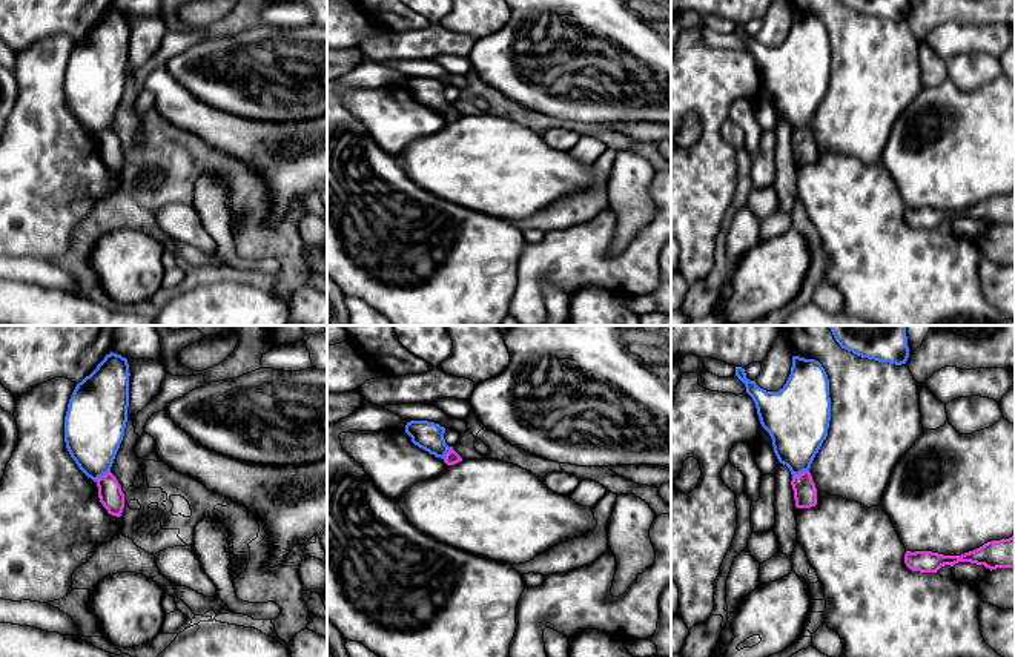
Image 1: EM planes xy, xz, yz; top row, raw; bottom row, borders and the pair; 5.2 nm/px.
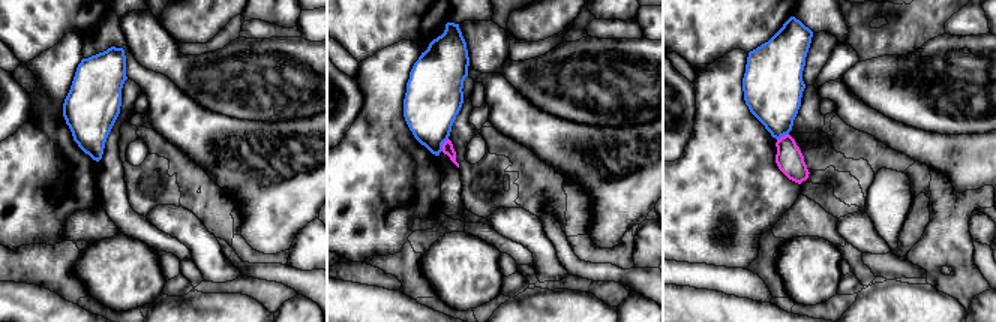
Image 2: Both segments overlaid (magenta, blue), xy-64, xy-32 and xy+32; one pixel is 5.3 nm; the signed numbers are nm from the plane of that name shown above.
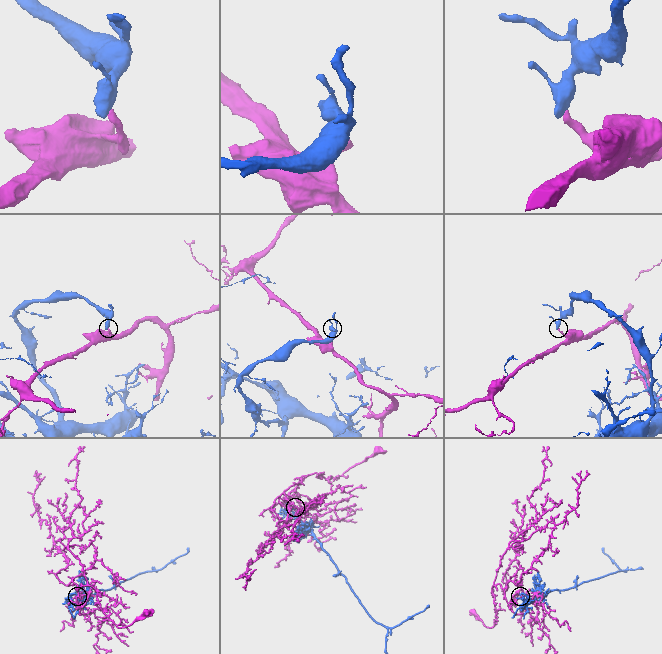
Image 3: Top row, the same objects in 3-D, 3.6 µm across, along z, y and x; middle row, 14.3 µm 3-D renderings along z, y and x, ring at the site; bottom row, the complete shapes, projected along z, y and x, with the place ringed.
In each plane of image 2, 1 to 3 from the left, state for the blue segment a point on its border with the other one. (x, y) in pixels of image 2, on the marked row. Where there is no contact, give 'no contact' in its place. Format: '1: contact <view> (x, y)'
1: no contact
2: contact xy-32 (443, 144)
3: contact xy+32 (782, 137)

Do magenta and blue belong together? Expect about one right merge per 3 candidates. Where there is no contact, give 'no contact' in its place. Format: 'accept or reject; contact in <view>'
reject; contact in yz

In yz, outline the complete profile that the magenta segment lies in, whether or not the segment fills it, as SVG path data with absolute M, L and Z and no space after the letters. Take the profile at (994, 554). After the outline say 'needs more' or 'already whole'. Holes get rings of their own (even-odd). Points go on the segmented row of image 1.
M1015 536L992 540L961 556L943 556L932 551L906 551L904 563L912 571L937 573L941 566L954 566L958 562L984 565L986 568L1015 568Z; already whole

